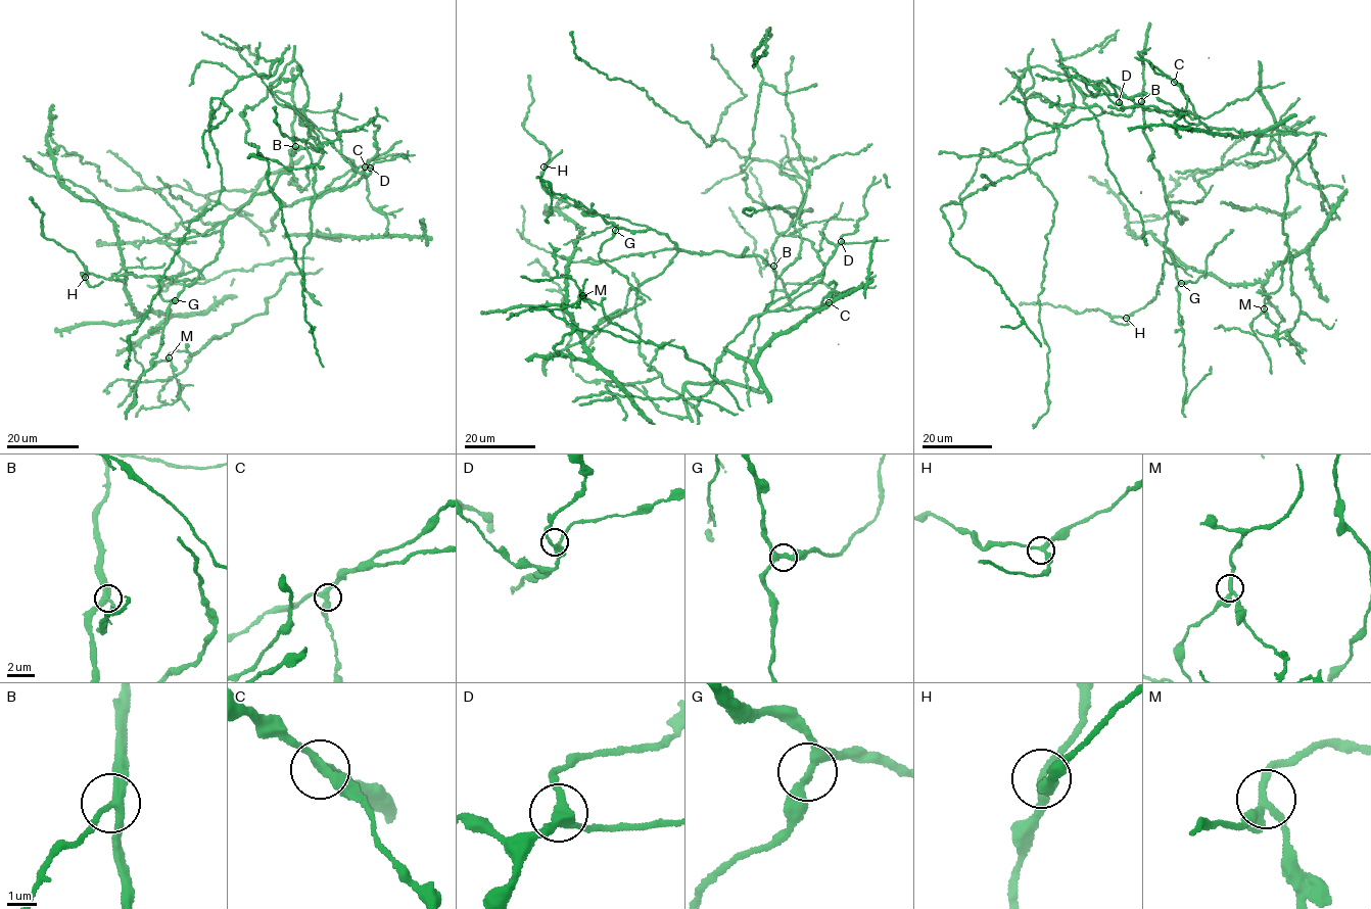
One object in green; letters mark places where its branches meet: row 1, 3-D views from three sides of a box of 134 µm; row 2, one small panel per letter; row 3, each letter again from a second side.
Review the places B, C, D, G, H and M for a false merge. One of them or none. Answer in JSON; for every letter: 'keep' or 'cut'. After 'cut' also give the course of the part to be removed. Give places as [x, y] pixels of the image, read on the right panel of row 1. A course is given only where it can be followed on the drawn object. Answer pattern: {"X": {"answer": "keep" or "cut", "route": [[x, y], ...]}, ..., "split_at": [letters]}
{"B": {"answer": "keep"}, "C": {"answer": "keep"}, "D": {"answer": "keep"}, "G": {"answer": "keep"}, "H": {"answer": "keep"}, "M": {"answer": "cut", "route": [[1264, 308], [1266, 317], [1278, 327], [1277, 337], [1295, 345], [1305, 364]]}, "split_at": ["M"]}

